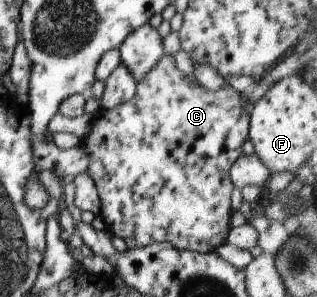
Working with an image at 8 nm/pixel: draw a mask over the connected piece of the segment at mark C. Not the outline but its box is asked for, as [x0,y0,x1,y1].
[81,55,248,254]

